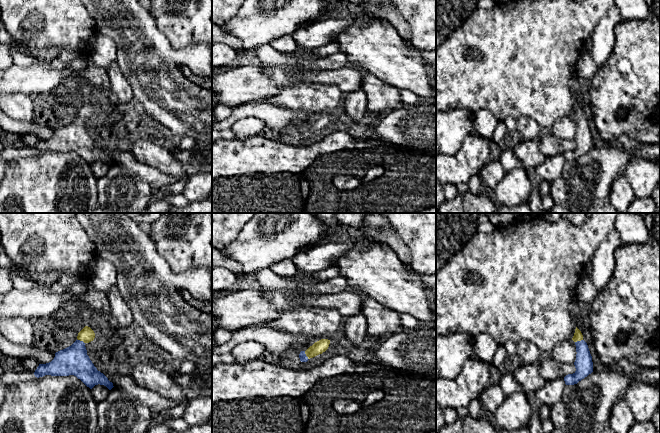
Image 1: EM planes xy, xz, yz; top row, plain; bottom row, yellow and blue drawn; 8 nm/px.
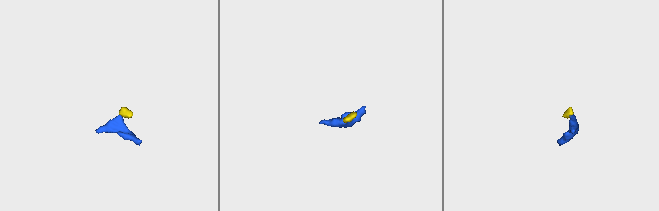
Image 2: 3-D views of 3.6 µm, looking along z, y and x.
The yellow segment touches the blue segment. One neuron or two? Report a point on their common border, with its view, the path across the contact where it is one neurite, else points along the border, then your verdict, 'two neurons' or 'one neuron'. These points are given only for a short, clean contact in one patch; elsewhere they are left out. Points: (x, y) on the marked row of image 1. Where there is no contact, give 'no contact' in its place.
meets yellow in xz at (306, 355); runs through xz (319, 347), (306, 355), (303, 358); one neuron

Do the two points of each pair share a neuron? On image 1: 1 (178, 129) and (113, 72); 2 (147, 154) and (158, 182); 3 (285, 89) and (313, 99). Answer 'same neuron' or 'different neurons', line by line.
1: different neurons
2: different neurons
3: same neuron

